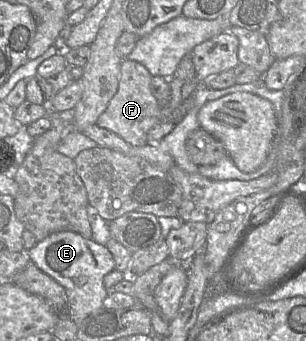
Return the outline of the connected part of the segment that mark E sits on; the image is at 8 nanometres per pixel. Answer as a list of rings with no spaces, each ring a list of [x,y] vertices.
[[[61,231],[37,242],[26,254],[41,271],[65,288],[69,302],[69,318],[76,324],[103,307],[109,294],[104,285],[104,277],[115,269],[114,258],[106,246],[76,232]]]

